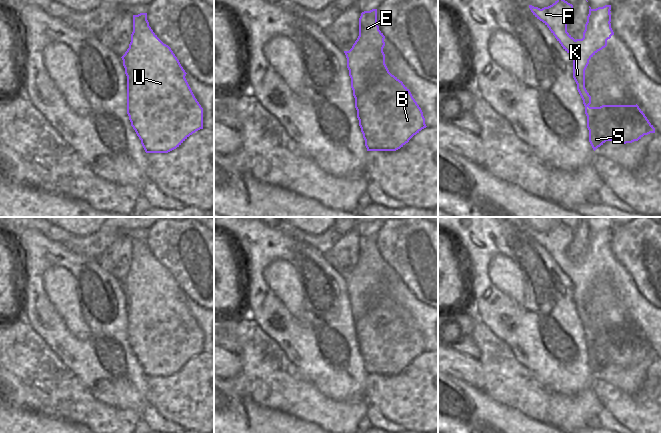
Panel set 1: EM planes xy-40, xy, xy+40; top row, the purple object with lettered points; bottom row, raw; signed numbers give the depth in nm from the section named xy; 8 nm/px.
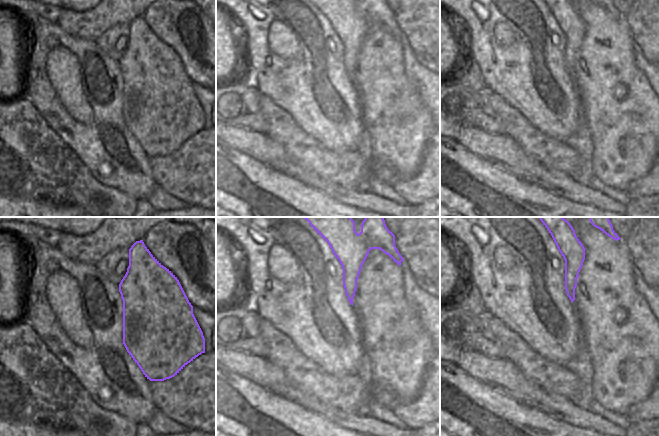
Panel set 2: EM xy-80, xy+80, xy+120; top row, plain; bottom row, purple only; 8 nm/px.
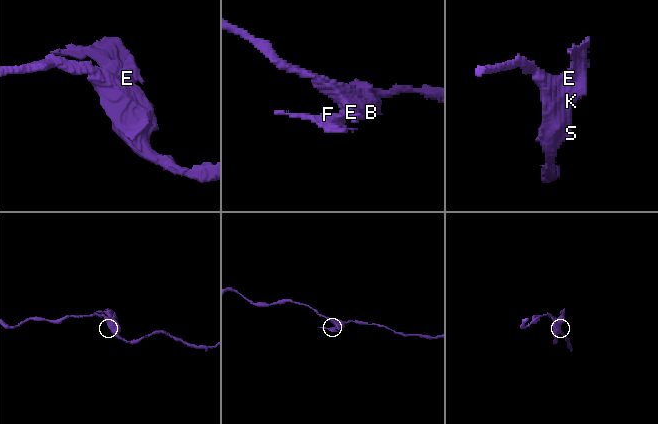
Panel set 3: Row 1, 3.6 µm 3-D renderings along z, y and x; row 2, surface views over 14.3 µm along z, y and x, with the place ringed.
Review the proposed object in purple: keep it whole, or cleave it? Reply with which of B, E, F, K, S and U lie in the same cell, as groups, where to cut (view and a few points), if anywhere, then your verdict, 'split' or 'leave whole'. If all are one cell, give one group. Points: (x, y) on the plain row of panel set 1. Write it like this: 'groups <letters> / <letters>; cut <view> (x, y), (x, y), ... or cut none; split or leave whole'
groups B E K S U / F; cut xy+40 (576, 264), (573, 283); split

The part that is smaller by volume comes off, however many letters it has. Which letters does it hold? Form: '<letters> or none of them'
F

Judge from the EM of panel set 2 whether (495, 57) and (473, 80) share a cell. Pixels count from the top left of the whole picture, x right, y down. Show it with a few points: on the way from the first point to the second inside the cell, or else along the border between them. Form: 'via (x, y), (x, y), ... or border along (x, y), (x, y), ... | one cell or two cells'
border along (468, 52), (480, 72), (483, 83), (492, 91) | two cells

